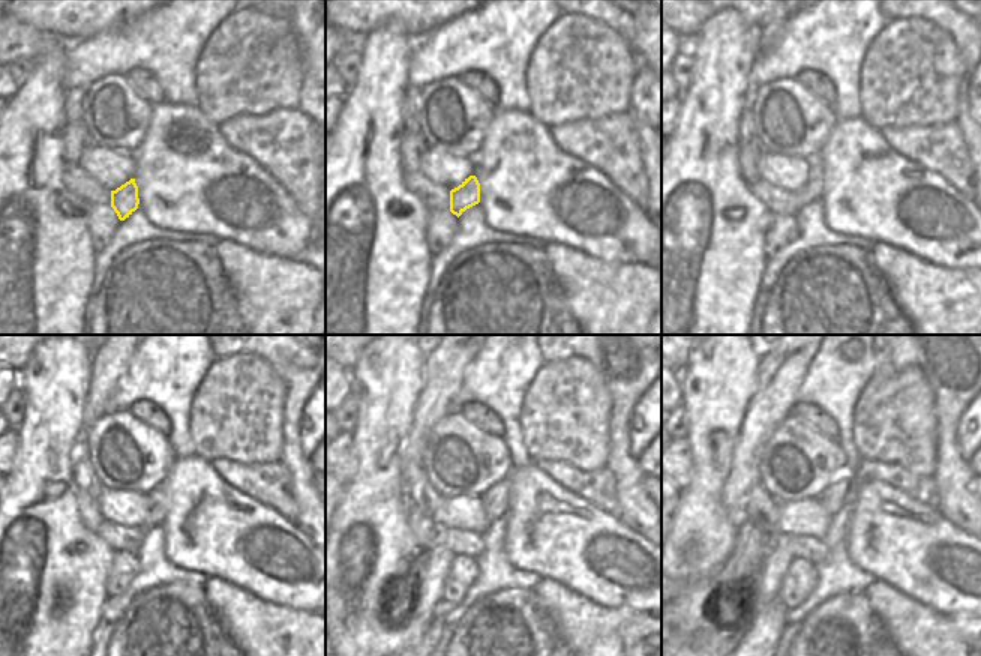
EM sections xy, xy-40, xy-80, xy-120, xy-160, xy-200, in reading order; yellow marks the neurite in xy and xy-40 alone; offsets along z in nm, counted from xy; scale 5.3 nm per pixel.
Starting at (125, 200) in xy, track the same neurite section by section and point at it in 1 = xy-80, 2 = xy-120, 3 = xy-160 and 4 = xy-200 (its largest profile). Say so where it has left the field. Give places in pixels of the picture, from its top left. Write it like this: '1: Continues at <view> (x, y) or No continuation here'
1: Continues at xy-80 (812, 191)
2: Continues at xy-120 (156, 500)
3: Continues at xy-160 (495, 500)
4: Continues at xy-200 (831, 499).

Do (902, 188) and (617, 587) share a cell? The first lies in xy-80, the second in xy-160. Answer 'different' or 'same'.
same

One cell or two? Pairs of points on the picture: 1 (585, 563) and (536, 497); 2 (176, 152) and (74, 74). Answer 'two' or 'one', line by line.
1: one
2: two

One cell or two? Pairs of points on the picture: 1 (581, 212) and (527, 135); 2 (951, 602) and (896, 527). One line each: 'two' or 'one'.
1: one
2: one

